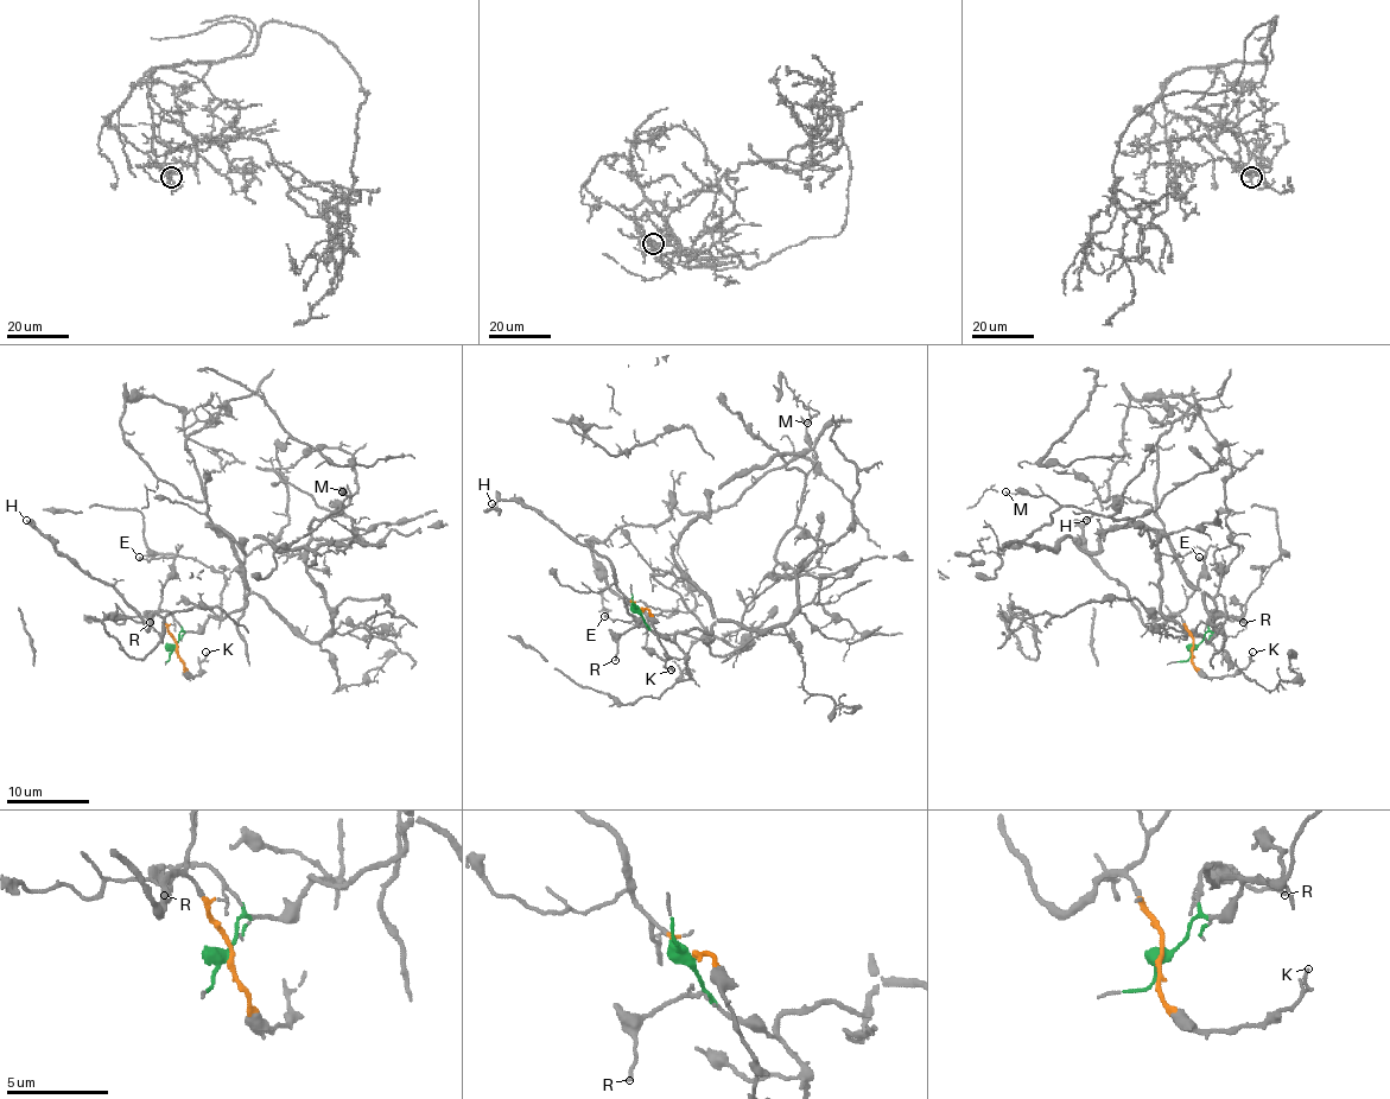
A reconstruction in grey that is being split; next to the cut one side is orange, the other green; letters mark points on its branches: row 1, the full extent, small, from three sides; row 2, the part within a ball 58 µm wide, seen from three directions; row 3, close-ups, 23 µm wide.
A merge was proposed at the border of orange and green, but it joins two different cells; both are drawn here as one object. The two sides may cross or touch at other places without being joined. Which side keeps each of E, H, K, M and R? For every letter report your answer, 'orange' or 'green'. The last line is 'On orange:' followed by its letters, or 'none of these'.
E: orange
H: orange
K: orange
M: green
R: green
On orange: E, H, K

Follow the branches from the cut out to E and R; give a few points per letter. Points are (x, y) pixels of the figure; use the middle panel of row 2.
E: (641, 609), (624, 597), (627, 611), (639, 621), (610, 620), (604, 615)
R: (641, 611), (647, 626), (633, 628), (621, 636), (614, 660)

